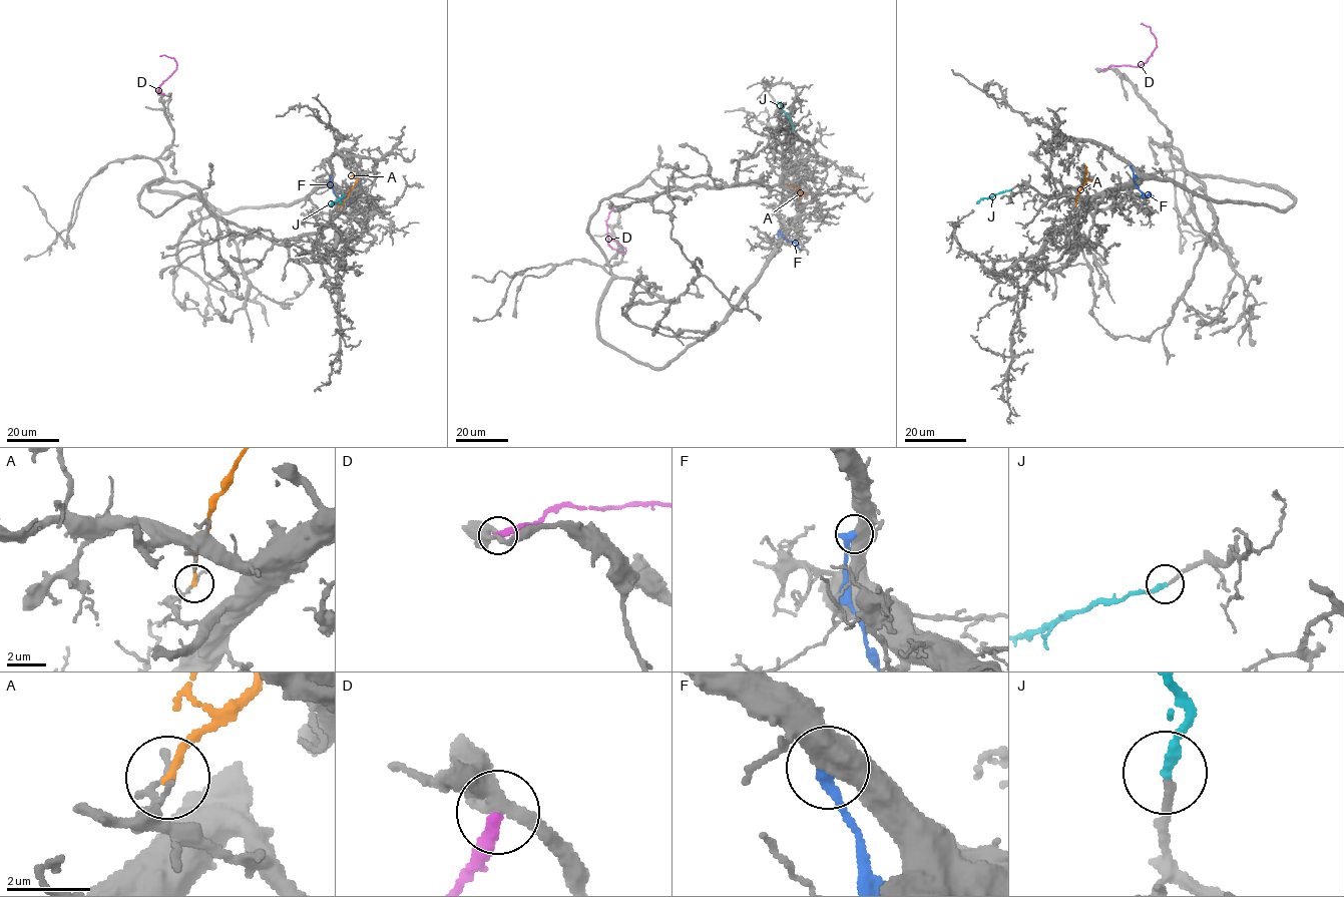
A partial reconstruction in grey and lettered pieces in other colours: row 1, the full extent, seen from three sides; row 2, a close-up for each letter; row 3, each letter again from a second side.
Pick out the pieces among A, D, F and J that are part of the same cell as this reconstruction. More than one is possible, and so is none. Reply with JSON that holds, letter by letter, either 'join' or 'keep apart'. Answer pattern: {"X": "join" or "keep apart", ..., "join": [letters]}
{"A": "keep apart", "D": "keep apart", "F": "keep apart", "J": "join", "join": ["J"]}

